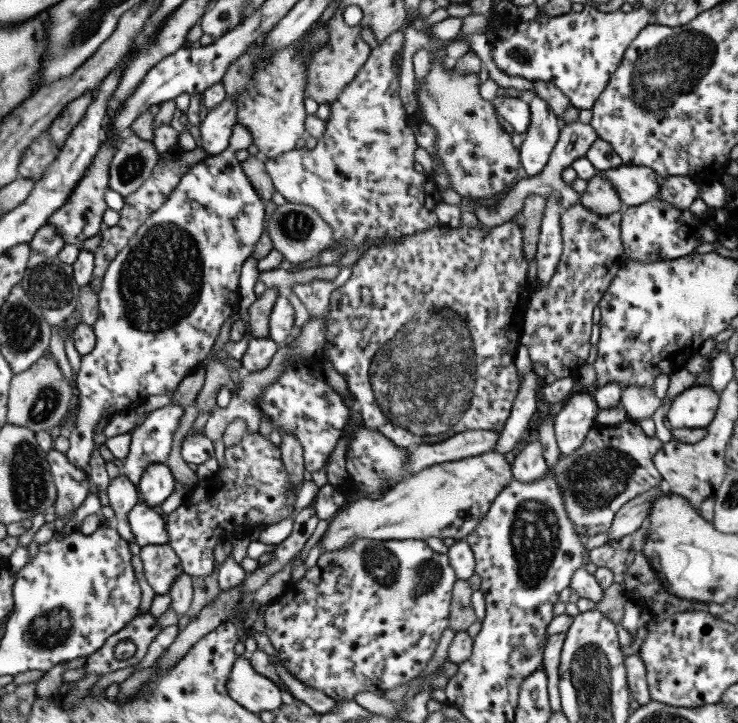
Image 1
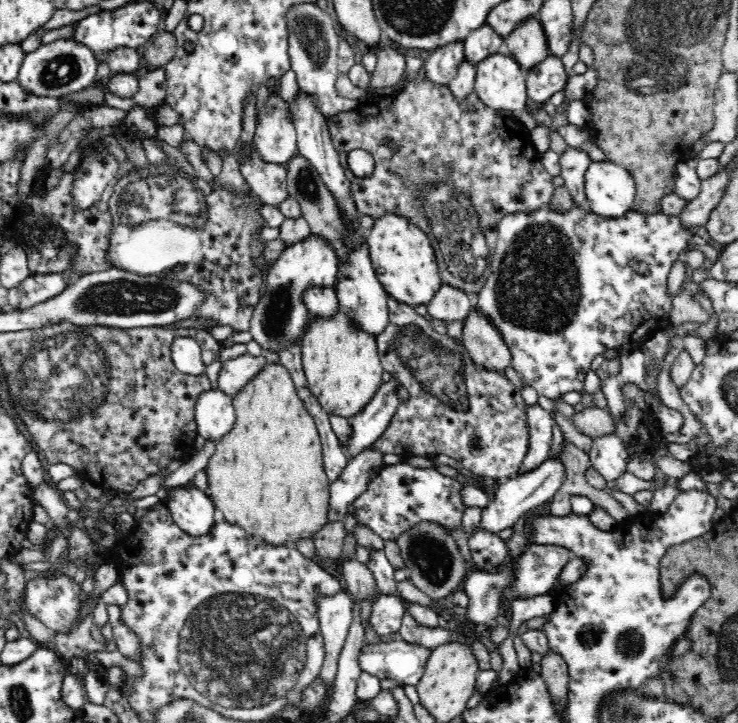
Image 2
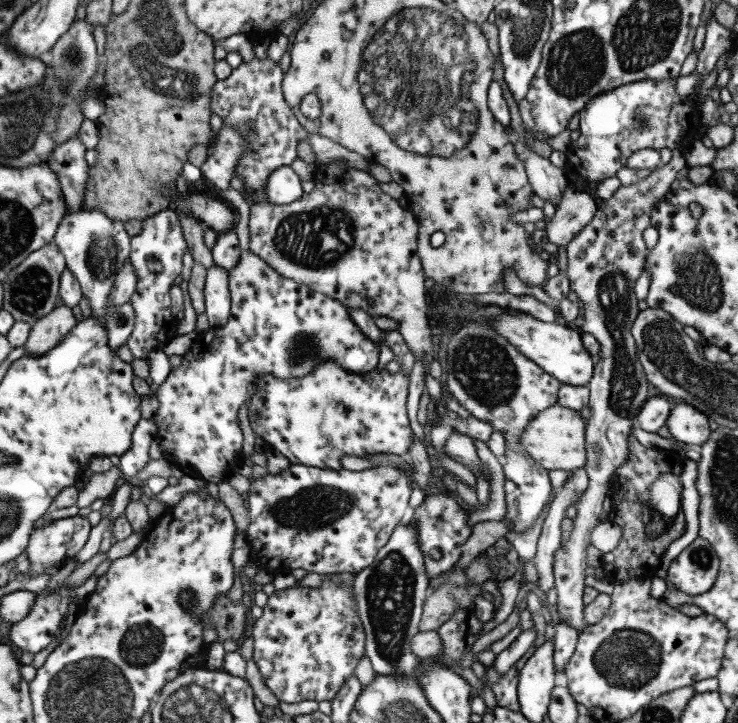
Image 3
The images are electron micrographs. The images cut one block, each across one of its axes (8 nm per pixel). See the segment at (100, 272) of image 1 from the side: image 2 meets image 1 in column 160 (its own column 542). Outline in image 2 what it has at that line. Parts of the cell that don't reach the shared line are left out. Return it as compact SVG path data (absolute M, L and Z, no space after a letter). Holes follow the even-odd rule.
M424 67L418 70L418 75L412 82L408 83L403 89L398 92L390 93L386 91L383 93L375 93L374 96L365 98L363 103L359 104L354 110L344 111L334 116L326 118L326 124L331 134L332 143L346 178L350 180L350 193L352 193L352 199L356 203L356 209L360 212L360 215L367 215L373 217L375 220L381 218L391 212L394 215L402 216L410 222L414 222L416 227L420 227L424 233L430 238L430 246L434 250L438 270L440 270L440 278L443 284L448 286L454 286L454 288L460 288L464 290L471 297L478 296L488 276L491 274L490 270L490 258L494 254L498 242L498 224L504 216L512 214L518 211L531 211L540 208L541 206L548 206L550 200L552 200L552 193L556 188L556 184L559 182L554 179L541 164L541 155L534 147L532 140L530 139L530 129L524 127L524 123L514 115L512 111L501 111L498 109L487 107L486 104L480 100L480 97L472 91L467 94L463 99L452 95L450 89L446 85L440 85L434 83L426 77L426 71ZM468 108L475 108L475 113L468 113ZM384 140L393 140L398 145L397 152L391 152L390 147L384 143ZM351 150L365 150L372 154L374 158L374 170L367 175L355 174L350 170L347 158L348 152Z

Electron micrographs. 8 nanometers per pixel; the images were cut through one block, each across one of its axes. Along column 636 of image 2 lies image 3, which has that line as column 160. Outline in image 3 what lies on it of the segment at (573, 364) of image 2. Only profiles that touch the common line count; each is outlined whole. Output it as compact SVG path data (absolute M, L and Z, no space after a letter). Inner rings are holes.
M172 209L157 212L142 219L142 232L131 238L130 263L134 267L138 280L136 291L129 301L135 312L135 321L127 345L134 359L148 359L153 351L163 351L165 346L177 336L179 322L172 315L170 289L182 272L183 256L187 252L187 243L180 220Z

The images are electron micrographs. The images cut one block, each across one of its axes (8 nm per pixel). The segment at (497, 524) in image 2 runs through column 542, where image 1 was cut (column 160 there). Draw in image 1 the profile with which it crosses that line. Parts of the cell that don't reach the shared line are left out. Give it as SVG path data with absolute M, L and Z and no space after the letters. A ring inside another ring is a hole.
M148 463L137 484L140 501L159 509L164 501L173 493L176 483L166 463Z

